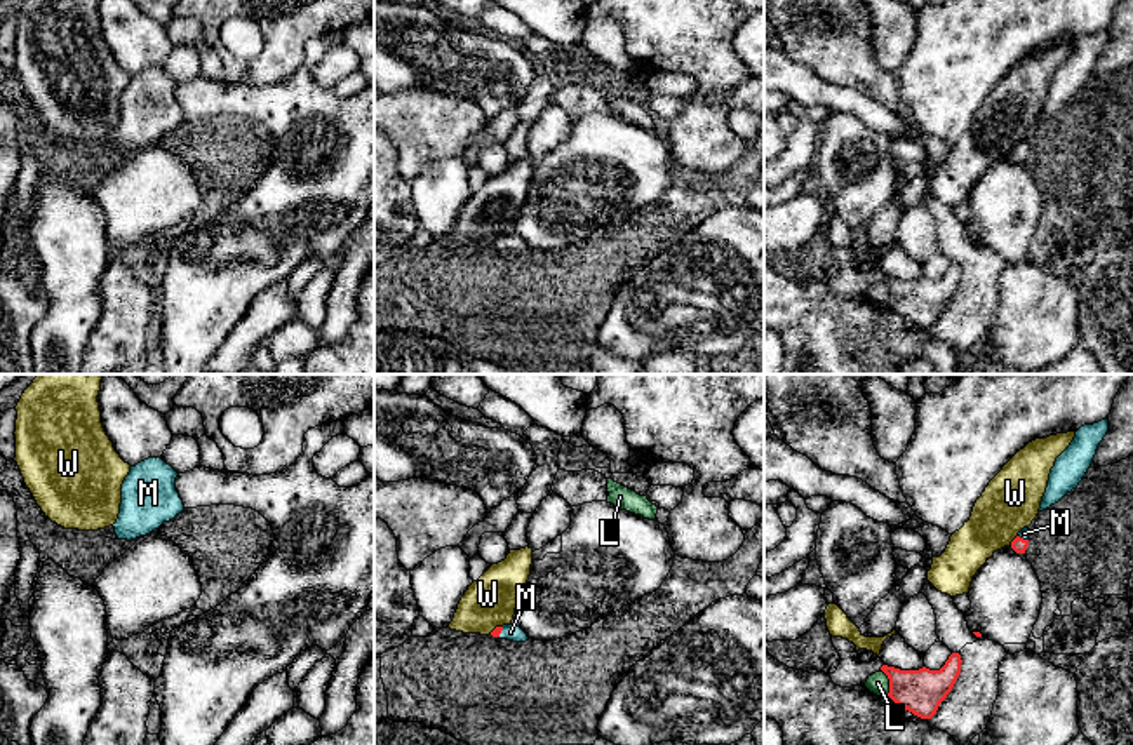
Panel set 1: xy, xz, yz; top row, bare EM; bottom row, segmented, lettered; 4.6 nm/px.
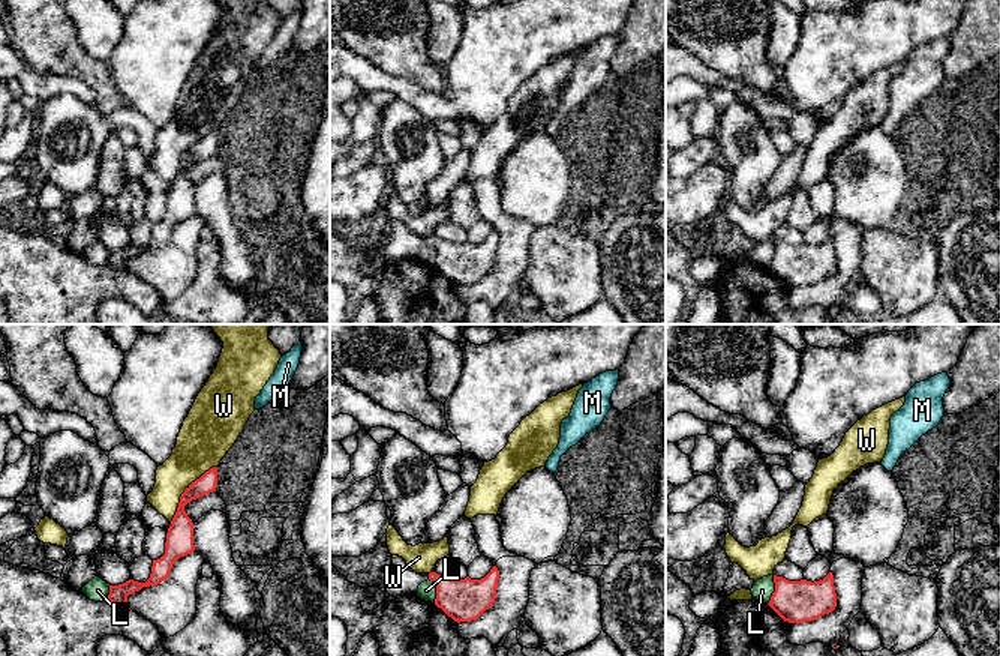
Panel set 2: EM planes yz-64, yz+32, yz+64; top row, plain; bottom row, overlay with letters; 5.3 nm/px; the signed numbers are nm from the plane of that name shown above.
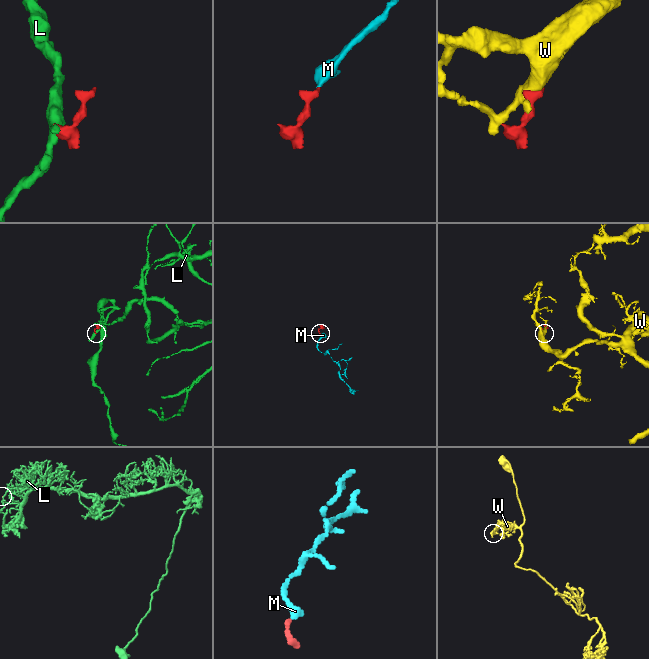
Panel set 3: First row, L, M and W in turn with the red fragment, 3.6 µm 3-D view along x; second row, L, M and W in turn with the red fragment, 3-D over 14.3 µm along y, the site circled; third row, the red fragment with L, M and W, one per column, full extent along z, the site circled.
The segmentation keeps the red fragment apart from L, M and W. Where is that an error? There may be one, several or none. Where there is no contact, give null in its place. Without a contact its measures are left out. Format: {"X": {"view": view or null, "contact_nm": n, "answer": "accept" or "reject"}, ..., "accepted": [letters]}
{"L": {"view": "yz", "contact_nm": 120, "answer": "reject"}, "M": {"view": "xz", "contact_nm": 50, "answer": "accept"}, "W": {"view": "yz", "contact_nm": 60, "answer": "reject"}, "accepted": ["M"]}

